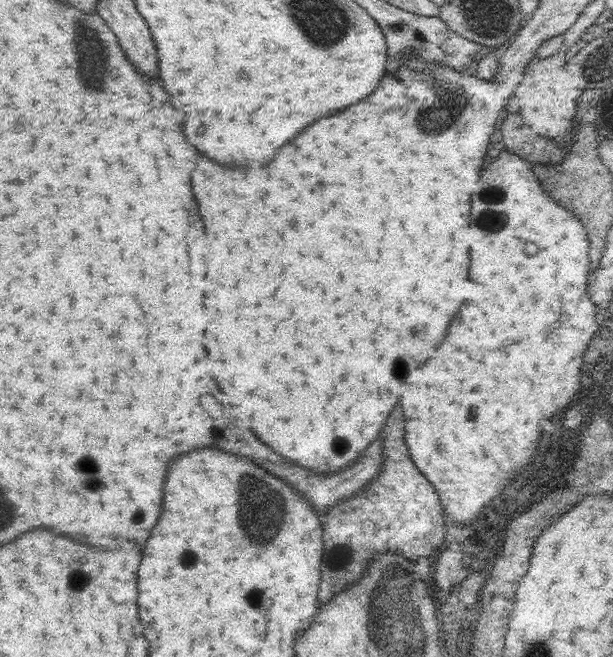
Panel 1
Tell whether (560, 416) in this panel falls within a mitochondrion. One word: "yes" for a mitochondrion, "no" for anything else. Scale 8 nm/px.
no

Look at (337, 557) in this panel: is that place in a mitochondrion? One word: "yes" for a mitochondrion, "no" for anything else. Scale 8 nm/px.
yes

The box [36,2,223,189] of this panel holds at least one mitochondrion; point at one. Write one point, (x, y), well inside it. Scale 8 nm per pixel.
(93, 54)

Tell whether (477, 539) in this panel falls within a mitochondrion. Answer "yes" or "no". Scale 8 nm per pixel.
no

